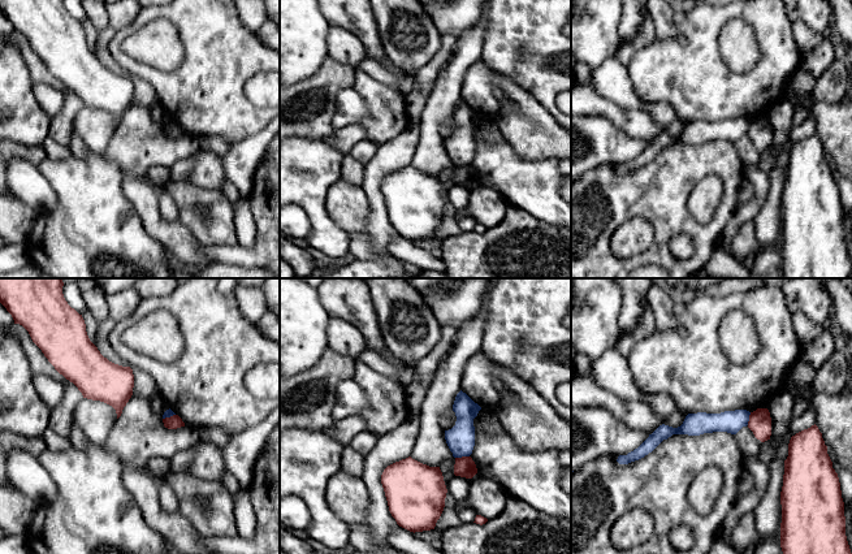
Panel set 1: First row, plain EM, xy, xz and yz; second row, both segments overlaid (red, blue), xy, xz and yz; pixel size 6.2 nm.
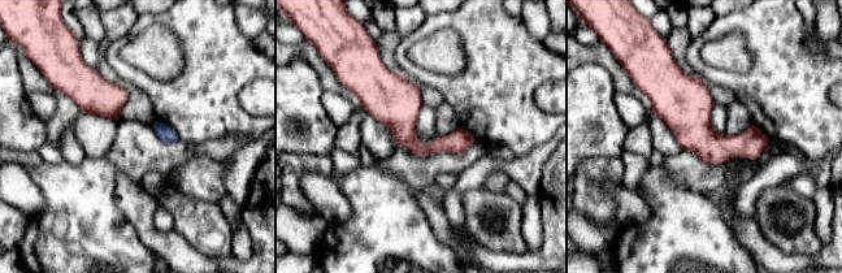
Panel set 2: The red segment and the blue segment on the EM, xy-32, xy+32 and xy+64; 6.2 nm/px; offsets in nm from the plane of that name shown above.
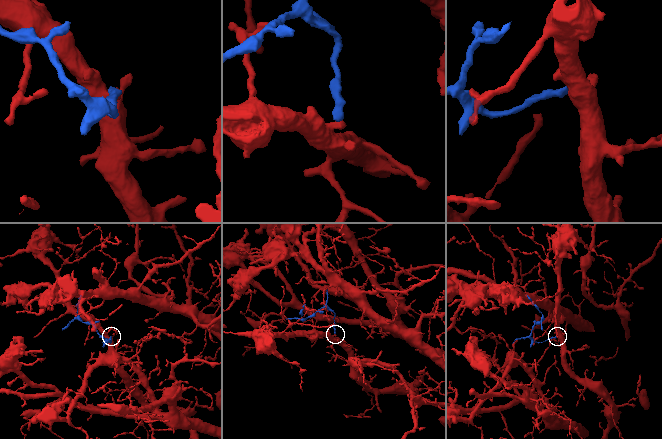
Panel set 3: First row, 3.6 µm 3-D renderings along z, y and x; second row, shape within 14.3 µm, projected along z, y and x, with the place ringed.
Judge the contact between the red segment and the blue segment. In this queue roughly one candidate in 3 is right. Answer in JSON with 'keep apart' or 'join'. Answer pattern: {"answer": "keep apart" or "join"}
{"answer": "keep apart"}

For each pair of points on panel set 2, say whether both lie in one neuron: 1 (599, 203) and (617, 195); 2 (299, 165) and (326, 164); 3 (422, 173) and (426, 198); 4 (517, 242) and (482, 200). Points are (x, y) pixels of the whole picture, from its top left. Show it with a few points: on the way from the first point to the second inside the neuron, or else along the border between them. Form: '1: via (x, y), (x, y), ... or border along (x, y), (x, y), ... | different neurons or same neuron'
1: border along (603, 180), (603, 193), (625, 225) | different neurons
2: via (306, 164), (320, 164) | same neuron
3: border along (434, 187), (412, 193) | different neurons
4: via (510, 229), (510, 216), (502, 208), (495, 207) | same neuron

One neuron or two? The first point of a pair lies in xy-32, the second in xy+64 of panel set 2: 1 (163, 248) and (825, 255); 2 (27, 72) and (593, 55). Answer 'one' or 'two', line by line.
1: one
2: one

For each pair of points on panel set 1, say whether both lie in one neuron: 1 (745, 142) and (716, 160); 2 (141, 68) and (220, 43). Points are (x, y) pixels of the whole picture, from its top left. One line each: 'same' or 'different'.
1: different
2: same

